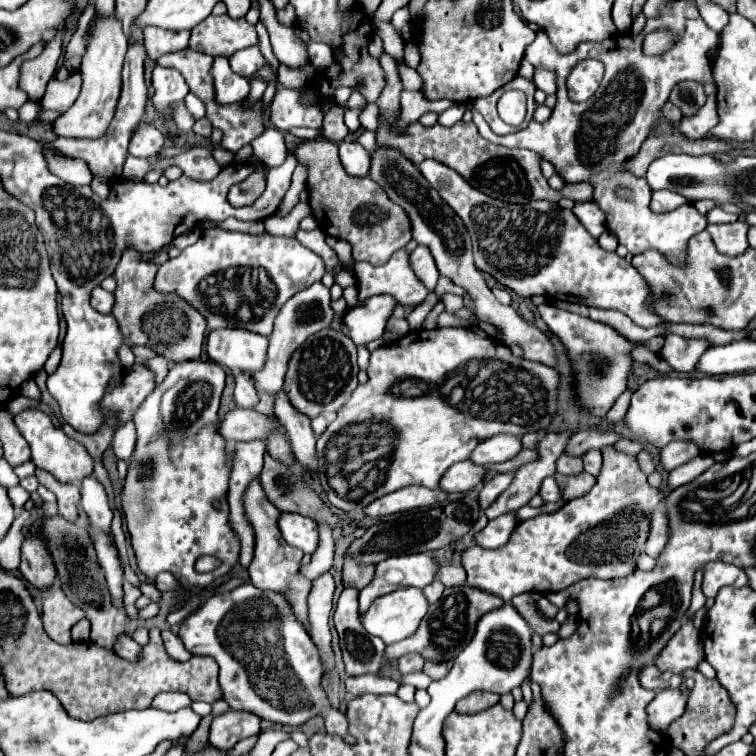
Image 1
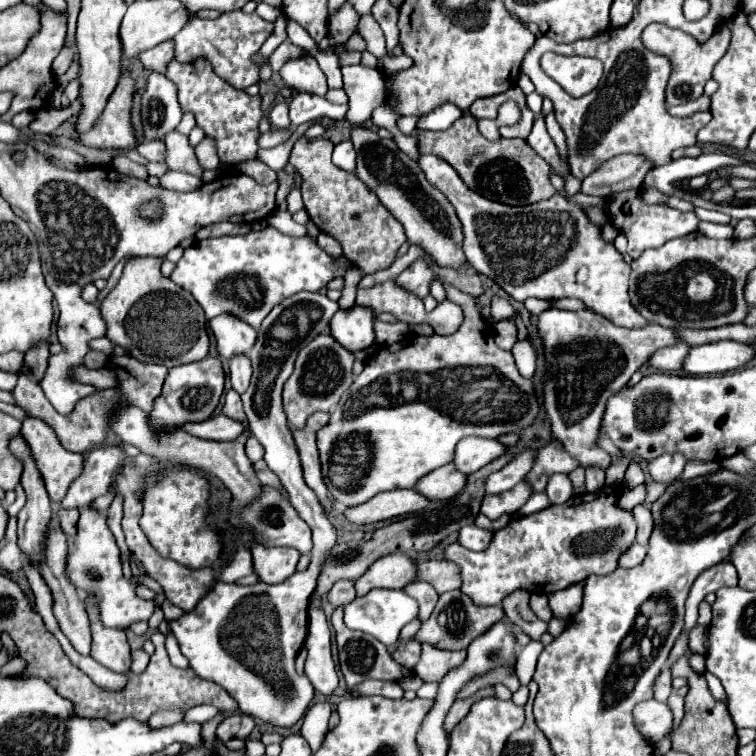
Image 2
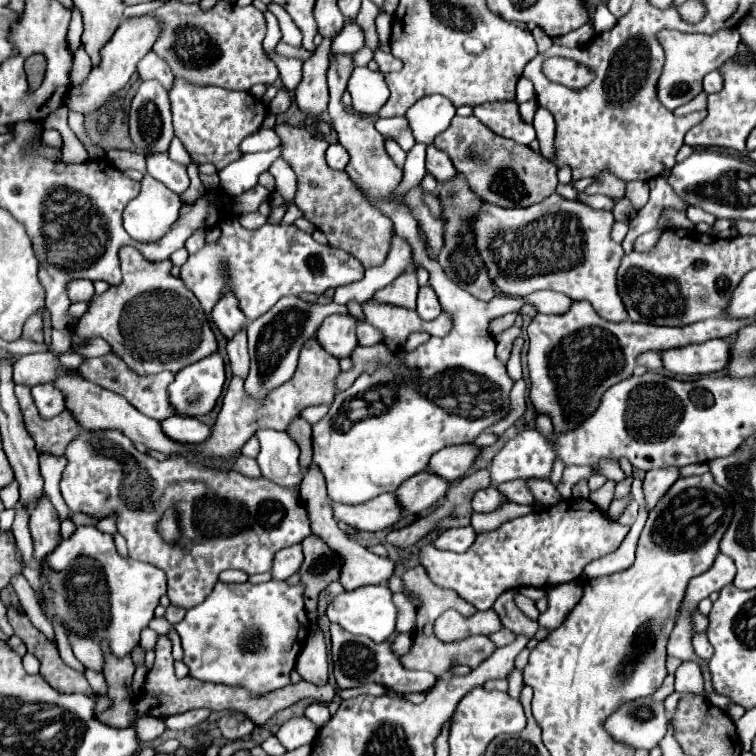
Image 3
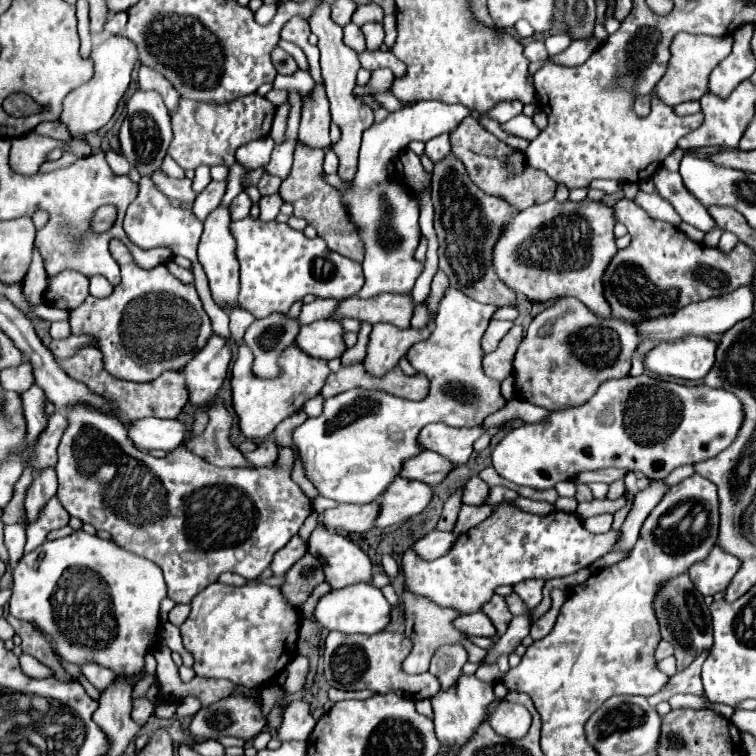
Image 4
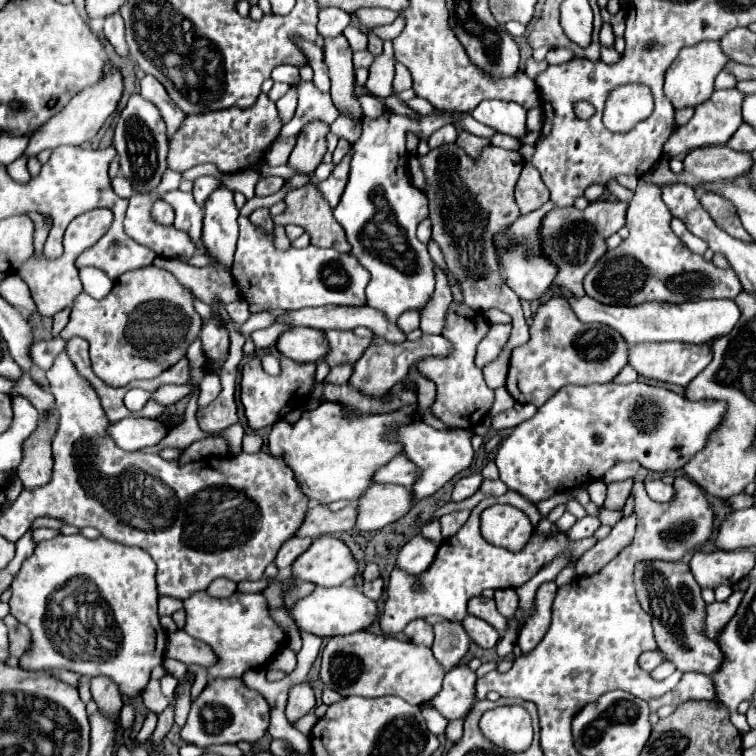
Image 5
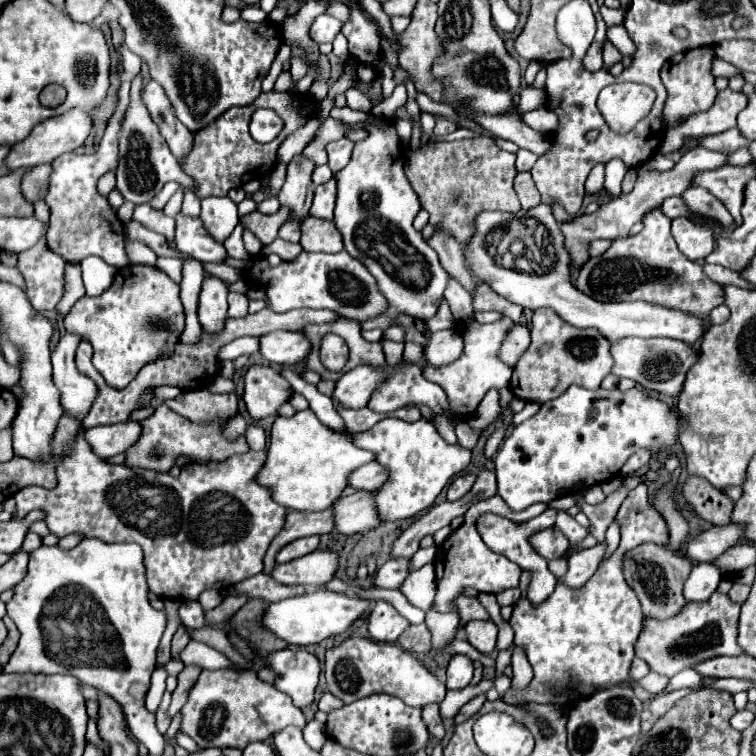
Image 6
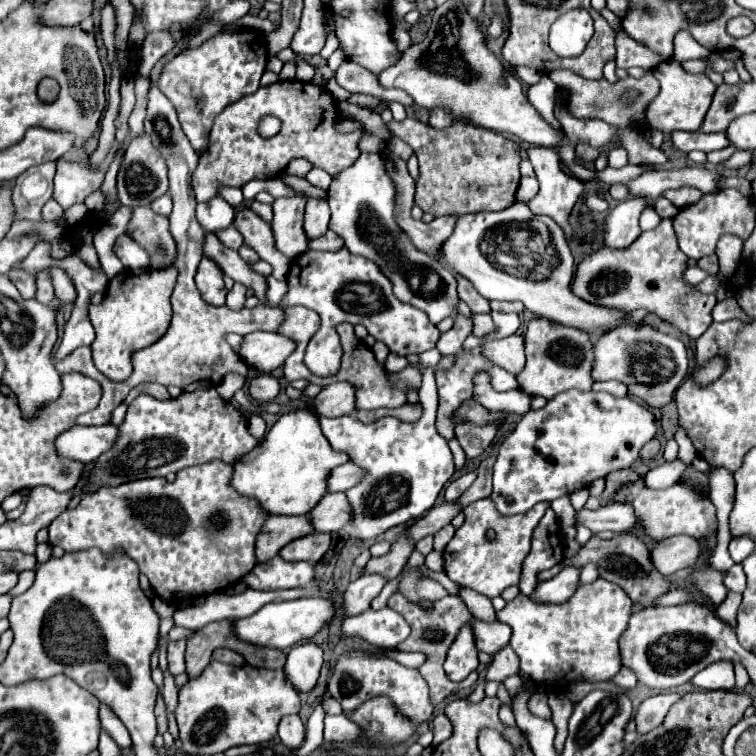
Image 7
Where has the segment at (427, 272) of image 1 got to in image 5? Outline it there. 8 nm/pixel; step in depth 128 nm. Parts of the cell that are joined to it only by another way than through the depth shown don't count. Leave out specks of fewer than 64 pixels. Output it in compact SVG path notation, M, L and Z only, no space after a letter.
M318 306L294 310L288 316L282 316L280 322L290 322L292 326L310 326L318 330L352 330L356 326L366 326L374 334L384 336L388 342L400 344L406 340L406 334L398 324L390 322L384 312L370 306Z

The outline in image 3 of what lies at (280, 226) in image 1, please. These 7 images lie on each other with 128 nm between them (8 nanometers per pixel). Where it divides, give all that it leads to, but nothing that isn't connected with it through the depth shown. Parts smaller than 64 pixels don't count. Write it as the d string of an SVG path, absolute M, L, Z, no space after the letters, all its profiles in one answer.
M278 160L278 162L274 162L270 172L276 178L276 192L288 204L294 204L294 196L296 196L296 174L294 174L294 170L284 160Z

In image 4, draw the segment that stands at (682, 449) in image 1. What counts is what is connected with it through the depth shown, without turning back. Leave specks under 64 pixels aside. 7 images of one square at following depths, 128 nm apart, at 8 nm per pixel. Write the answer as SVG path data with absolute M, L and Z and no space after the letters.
M650 480L650 486L640 490L634 498L634 506L622 526L624 532L624 540L620 540L620 544L616 544L614 550L628 550L634 546L640 526L644 524L644 520L648 518L648 514L656 508L656 504L662 500L662 496L668 492L668 484L664 480Z

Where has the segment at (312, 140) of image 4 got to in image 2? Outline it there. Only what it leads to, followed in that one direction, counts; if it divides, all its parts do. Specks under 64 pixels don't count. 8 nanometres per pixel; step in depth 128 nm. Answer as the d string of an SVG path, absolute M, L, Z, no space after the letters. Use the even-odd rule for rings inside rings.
M344 2L330 18L330 42L332 44L344 44L354 32L356 32L356 26L358 26L358 12L352 8L350 2ZM310 54L288 60L280 68L280 76L296 92L312 92L318 96L326 96L326 92L328 92L326 76L320 70L316 58L310 58Z

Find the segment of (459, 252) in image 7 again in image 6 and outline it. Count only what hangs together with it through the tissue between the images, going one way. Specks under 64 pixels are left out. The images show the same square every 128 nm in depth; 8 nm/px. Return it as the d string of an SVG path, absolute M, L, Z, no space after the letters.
M482 212L482 216L476 218L476 234L472 236L472 240L464 246L464 256L468 262L470 272L478 278L488 282L496 292L500 292L504 298L528 308L528 310L538 310L538 308L552 308L556 310L564 320L568 320L568 324L576 326L576 328L598 328L600 332L604 332L604 336L608 336L610 342L616 342L620 338L628 338L628 336L638 336L638 338L674 338L674 340L682 340L688 344L694 344L696 340L700 340L712 326L724 324L730 318L730 310L722 304L716 306L710 314L708 324L704 326L704 320L698 316L692 316L688 312L682 310L674 310L668 306L660 306L660 304L650 304L650 302L598 302L590 296L586 296L584 292L580 292L578 288L572 286L570 282L570 256L562 246L562 234L560 234L560 226L554 220L554 216L548 212L548 230L550 236L554 238L554 242L560 242L560 246L554 248L556 260L552 264L552 268L544 274L526 274L520 270L508 270L502 268L494 262L494 258L488 254L486 250L486 236L498 226L504 224L512 218L512 214L502 214L502 212Z

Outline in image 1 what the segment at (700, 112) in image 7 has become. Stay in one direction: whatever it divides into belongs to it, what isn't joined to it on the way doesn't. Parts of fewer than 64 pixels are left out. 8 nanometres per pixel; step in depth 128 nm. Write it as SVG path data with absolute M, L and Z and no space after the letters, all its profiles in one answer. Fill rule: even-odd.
M656 30L646 36L644 40L644 52L656 54L656 52L666 52L674 44L674 34L670 30ZM680 82L670 94L670 102L676 104L684 116L694 116L706 102L706 94L700 82Z

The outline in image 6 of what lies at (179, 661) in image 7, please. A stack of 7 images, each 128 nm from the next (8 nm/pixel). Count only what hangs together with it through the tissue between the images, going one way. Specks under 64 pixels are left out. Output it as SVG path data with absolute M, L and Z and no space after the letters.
M180 626L180 628L176 630L174 638L172 638L172 658L174 658L174 660L178 660L178 654L176 654L176 652L180 652L180 648L184 648L188 642L190 642L190 636L188 636L186 628Z

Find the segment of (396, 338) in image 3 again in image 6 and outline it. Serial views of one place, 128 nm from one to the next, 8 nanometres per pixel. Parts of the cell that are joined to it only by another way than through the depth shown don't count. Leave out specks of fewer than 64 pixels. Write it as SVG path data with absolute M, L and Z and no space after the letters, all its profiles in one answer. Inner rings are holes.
M456 328L434 332L424 346L424 358L432 366L444 366L458 360L462 354L462 340ZM358 366L350 372L346 372L338 382L334 390L334 398L342 404L348 404L348 408L364 408L372 396L372 392L388 380L388 374L382 368L374 366Z

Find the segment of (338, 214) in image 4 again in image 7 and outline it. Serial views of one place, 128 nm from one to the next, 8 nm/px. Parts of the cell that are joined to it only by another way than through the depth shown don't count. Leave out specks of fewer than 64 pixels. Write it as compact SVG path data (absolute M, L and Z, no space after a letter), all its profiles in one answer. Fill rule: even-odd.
M240 208L232 226L236 226L238 232L244 236L244 244L254 248L258 256L272 266L272 276L276 280L286 280L290 260L276 250L270 222L260 220L260 216L254 214L250 208ZM328 230L324 236L317 239L308 239L309 250L336 252L342 246L344 246L344 240L336 232L332 232L332 230Z

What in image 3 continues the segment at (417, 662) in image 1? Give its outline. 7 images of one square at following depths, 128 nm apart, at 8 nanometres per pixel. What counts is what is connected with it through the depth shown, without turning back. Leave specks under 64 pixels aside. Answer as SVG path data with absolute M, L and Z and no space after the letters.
M398 634L392 642L392 652L402 658L404 654L408 654L412 648L412 634Z

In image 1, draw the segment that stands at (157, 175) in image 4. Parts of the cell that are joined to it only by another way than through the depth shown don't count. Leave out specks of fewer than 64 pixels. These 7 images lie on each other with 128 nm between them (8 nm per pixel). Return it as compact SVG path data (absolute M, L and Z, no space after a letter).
M142 120L138 124L138 128L134 130L134 134L132 134L128 152L132 156L148 158L148 152L160 152L162 150L164 140L166 140L164 134L154 124L148 124L146 120Z

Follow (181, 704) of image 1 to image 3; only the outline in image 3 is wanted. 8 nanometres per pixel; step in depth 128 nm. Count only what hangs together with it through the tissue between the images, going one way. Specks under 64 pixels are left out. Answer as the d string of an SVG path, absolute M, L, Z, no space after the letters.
M146 716L144 720L138 720L138 722L136 722L134 730L138 732L138 736L140 736L142 742L152 742L152 740L156 740L158 736L164 734L166 724L164 724L162 718L148 718L148 716Z

